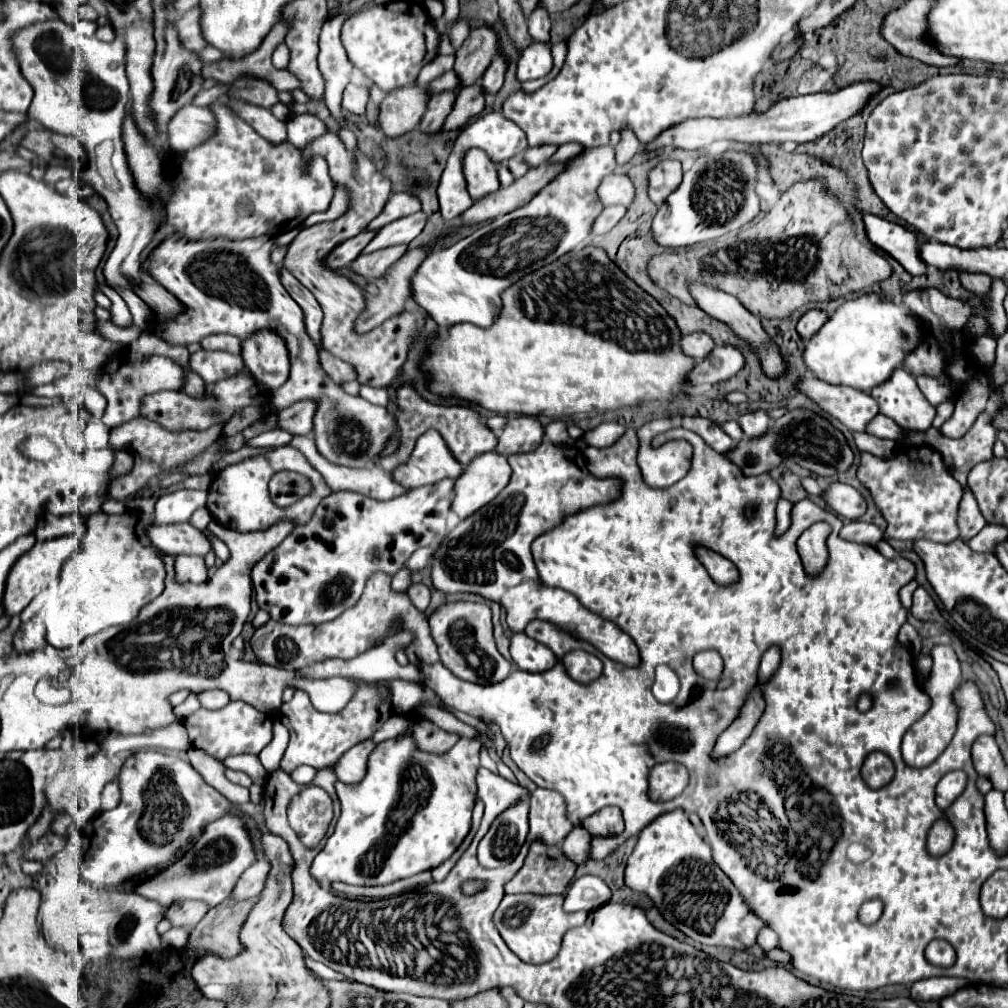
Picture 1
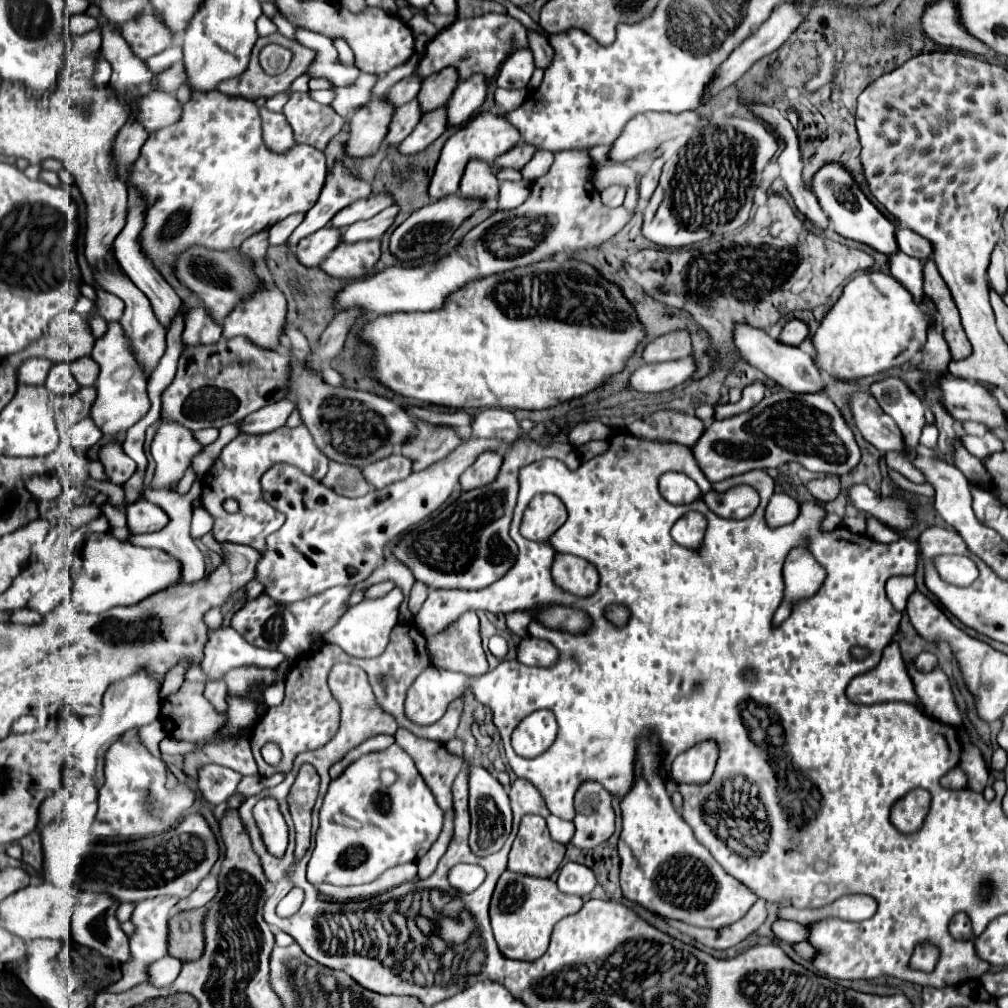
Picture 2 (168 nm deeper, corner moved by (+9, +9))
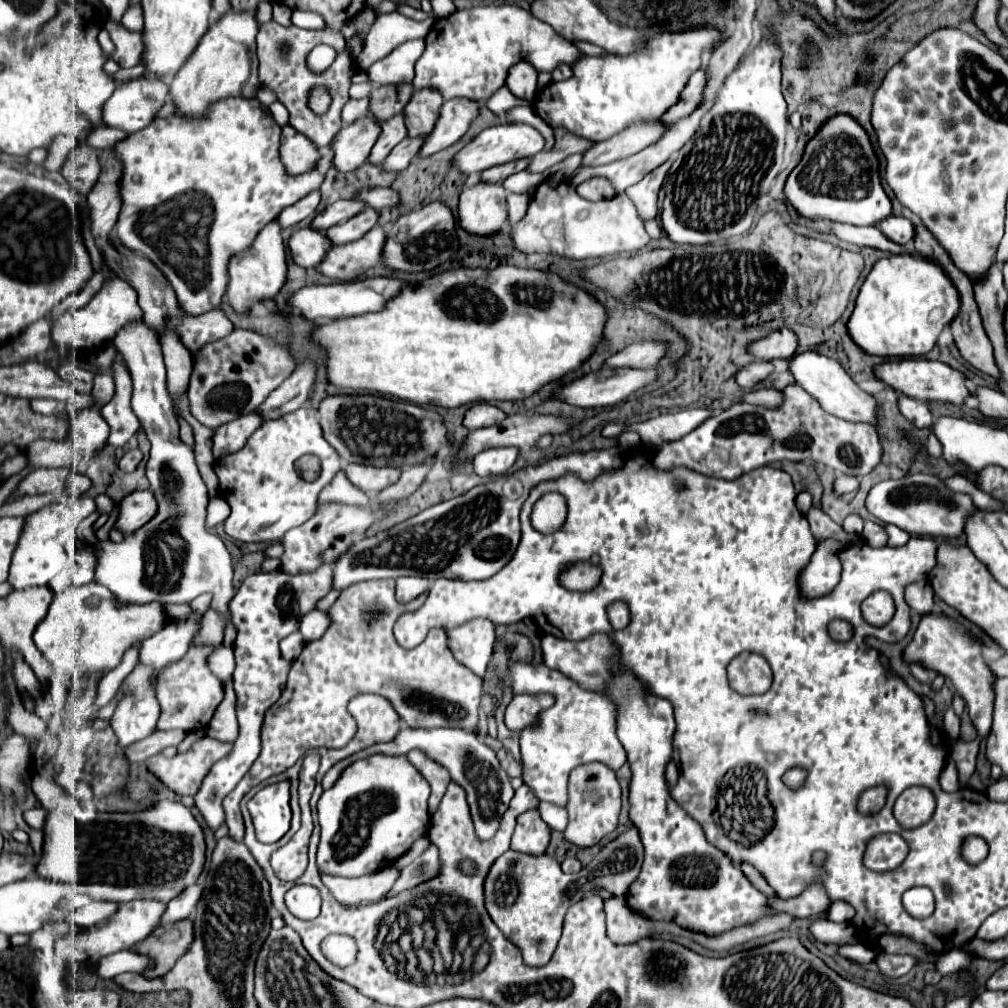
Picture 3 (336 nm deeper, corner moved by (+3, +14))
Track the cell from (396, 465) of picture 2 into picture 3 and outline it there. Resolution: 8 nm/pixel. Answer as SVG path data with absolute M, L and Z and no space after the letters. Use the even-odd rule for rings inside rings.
M344 465L346 479L364 493L378 493L398 481L400 469L394 467L370 467L370 465Z

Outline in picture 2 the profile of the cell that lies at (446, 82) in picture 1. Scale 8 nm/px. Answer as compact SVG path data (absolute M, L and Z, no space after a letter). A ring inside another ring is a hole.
M412 74L412 76L408 76L392 86L392 90L388 92L388 100L396 106L402 106L418 96L420 86L422 86L422 78L418 74Z

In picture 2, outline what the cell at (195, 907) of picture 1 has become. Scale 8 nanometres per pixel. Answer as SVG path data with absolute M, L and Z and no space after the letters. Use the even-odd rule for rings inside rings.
M158 896L150 900L142 900L136 904L132 914L132 922L136 924L136 934L130 938L130 960L124 964L122 980L104 988L104 992L124 992L138 984L148 982L148 968L152 962L168 956L168 920L176 908L178 900L174 896Z

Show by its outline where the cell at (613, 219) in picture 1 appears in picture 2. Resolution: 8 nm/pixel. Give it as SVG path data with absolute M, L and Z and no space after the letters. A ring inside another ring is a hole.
M610 186L602 190L602 202L610 208L618 208L624 202L624 188L622 186Z

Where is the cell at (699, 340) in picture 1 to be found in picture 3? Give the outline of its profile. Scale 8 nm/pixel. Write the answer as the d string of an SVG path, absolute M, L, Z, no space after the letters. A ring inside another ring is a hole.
M642 341L642 343L632 343L626 349L610 355L604 365L612 369L628 367L628 369L654 369L658 359L664 355L664 343L658 341Z

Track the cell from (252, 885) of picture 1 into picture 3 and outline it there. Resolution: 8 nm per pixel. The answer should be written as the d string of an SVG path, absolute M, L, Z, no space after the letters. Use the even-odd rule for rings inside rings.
M202 885L186 887L178 897L174 897L166 905L166 911L160 919L160 925L168 925L168 923L174 923L174 921L180 921L180 919L188 919L194 911L194 905L198 903L200 893L202 893Z

